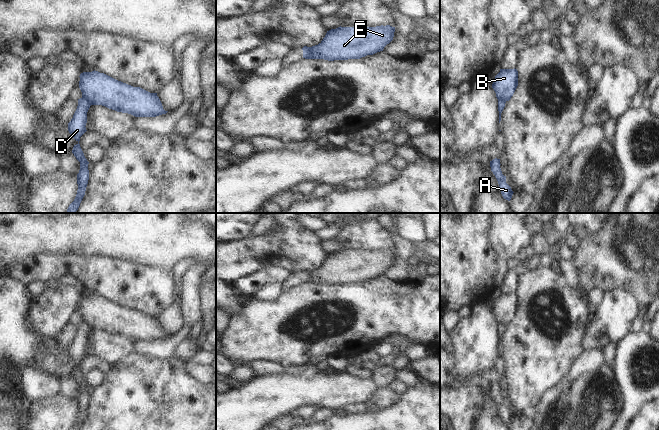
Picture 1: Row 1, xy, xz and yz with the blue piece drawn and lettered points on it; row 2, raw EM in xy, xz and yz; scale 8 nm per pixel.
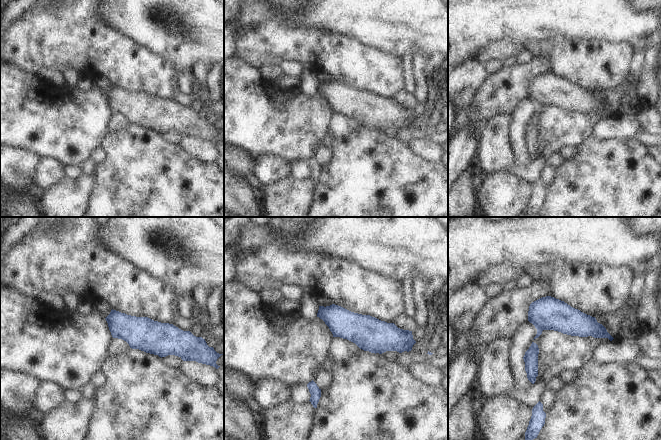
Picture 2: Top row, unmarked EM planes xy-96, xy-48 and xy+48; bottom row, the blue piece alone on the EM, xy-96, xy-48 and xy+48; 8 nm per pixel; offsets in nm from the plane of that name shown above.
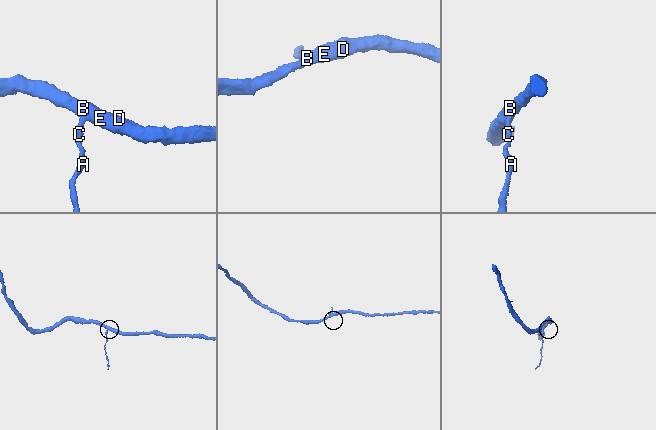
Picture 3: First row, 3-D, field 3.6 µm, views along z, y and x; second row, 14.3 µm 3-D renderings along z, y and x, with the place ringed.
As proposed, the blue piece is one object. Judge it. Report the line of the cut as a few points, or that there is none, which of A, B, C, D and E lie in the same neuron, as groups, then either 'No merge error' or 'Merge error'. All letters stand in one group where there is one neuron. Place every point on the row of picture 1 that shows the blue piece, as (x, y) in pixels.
Split along xy (82, 96), (91, 104). Groups: A C / B D E. Merge error.

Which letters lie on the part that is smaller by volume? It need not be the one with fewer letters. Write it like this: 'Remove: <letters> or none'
Remove: A, C

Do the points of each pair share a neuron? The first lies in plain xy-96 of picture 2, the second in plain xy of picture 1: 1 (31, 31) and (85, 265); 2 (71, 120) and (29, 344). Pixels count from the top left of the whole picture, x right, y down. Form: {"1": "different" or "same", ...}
{"1": "same", "2": "same"}

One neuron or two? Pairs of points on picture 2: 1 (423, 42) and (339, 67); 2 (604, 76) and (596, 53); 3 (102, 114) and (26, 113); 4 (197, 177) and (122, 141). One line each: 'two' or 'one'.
1: two
2: one
3: one
4: one

